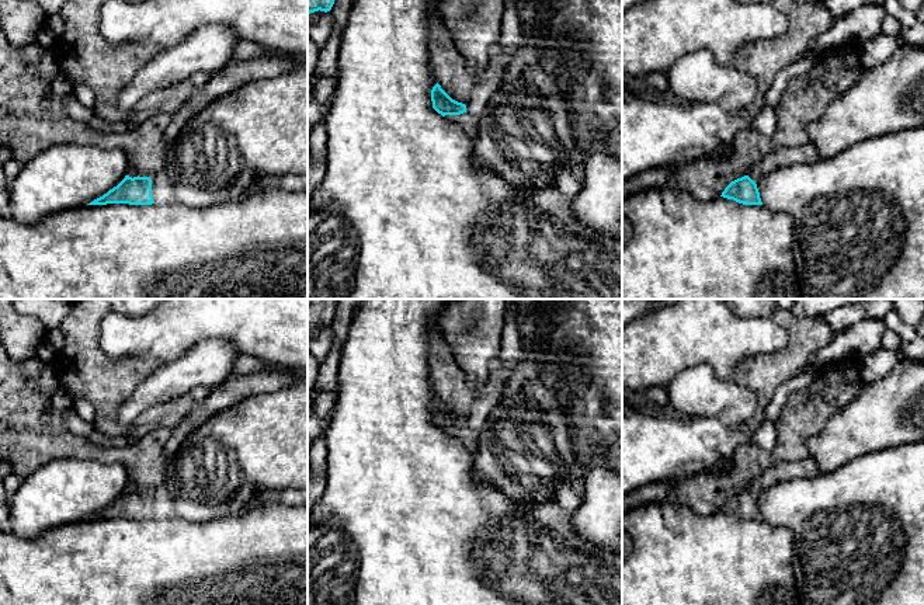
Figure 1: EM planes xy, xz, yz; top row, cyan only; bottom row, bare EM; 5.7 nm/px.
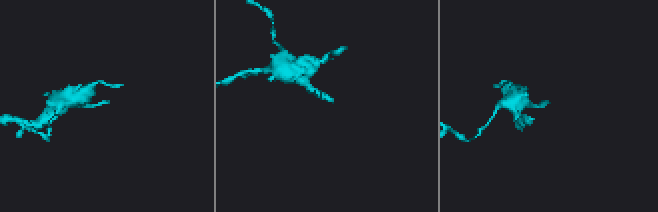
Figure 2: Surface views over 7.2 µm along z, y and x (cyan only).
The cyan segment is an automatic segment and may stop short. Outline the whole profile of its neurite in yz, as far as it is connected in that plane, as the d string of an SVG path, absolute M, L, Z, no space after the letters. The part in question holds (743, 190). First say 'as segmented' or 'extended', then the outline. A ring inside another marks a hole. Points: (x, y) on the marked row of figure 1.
extended; M812 143L800 146L798 149L782 149L779 153L770 153L753 168L748 174L732 181L720 197L733 199L743 205L763 205L757 182L765 174L775 171L785 166L795 166L799 163L816 163L819 154Z

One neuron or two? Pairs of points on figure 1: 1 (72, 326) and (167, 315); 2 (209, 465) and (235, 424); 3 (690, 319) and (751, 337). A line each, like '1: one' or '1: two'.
1: two
2: one
3: one

